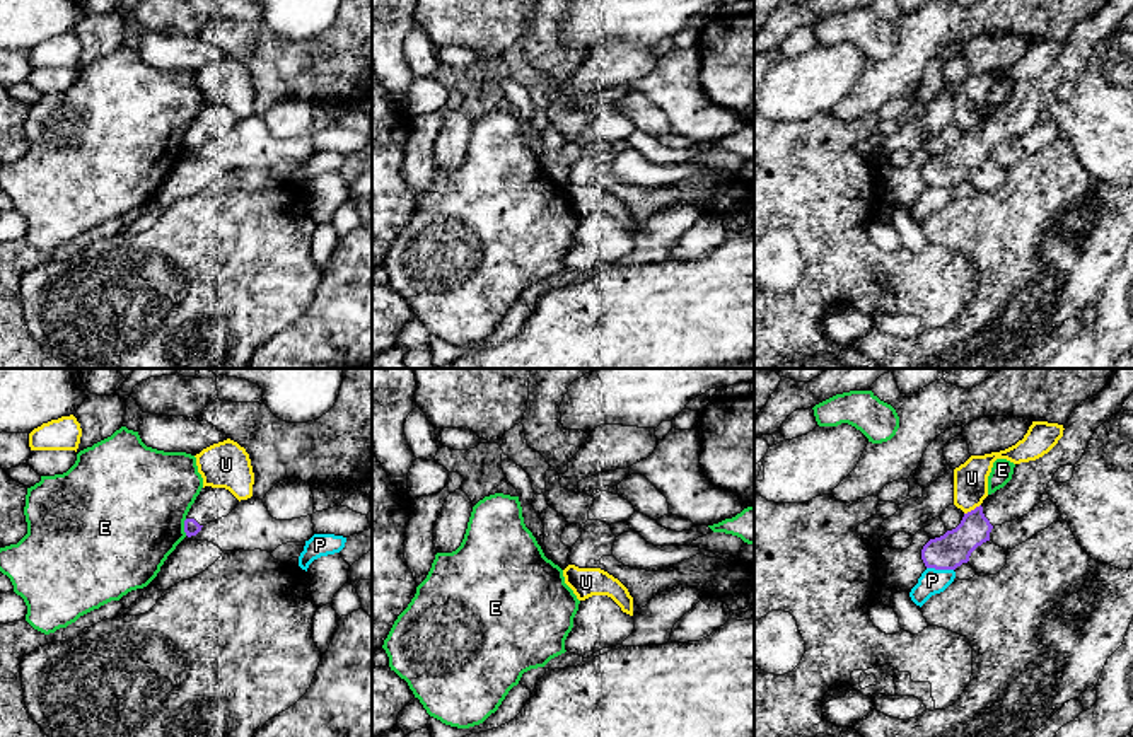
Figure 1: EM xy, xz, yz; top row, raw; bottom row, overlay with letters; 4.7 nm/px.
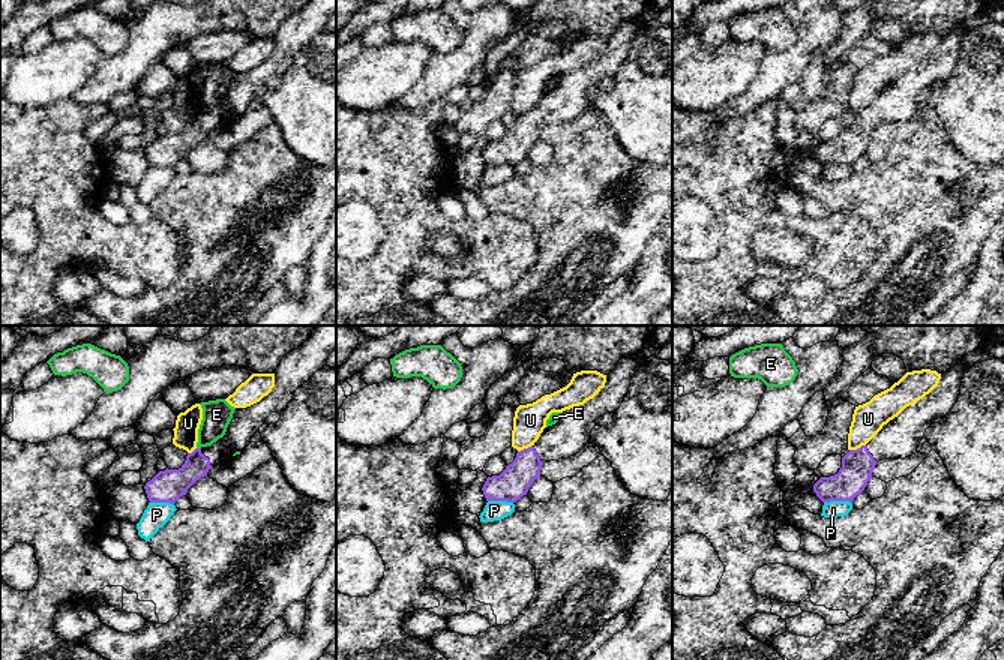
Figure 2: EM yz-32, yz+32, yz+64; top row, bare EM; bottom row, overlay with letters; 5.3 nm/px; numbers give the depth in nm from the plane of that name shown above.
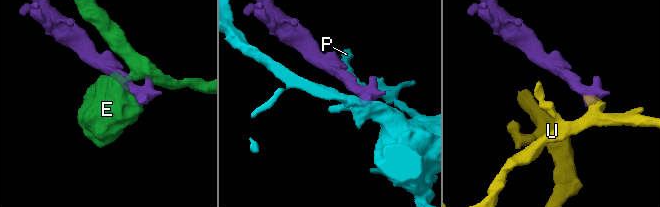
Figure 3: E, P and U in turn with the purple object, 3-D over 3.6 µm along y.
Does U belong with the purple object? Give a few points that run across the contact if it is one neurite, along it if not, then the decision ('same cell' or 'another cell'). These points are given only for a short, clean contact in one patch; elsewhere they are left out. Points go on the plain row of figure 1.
another cell

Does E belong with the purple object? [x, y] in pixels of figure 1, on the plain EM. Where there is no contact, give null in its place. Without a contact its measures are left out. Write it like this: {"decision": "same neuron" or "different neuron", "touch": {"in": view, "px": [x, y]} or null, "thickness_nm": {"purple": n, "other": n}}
{"decision": "different neuron", "touch": {"in": "xy", "px": [185, 145]}, "thickness_nm": {"purple": 80, "other": 480}}

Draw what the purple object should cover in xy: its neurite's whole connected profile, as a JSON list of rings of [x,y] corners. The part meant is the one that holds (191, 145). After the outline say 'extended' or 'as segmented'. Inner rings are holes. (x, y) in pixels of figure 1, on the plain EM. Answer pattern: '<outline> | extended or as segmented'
[[[201,106],[184,138],[186,154],[196,154],[203,143],[227,135],[237,121],[239,118],[225,106]]] | extended

